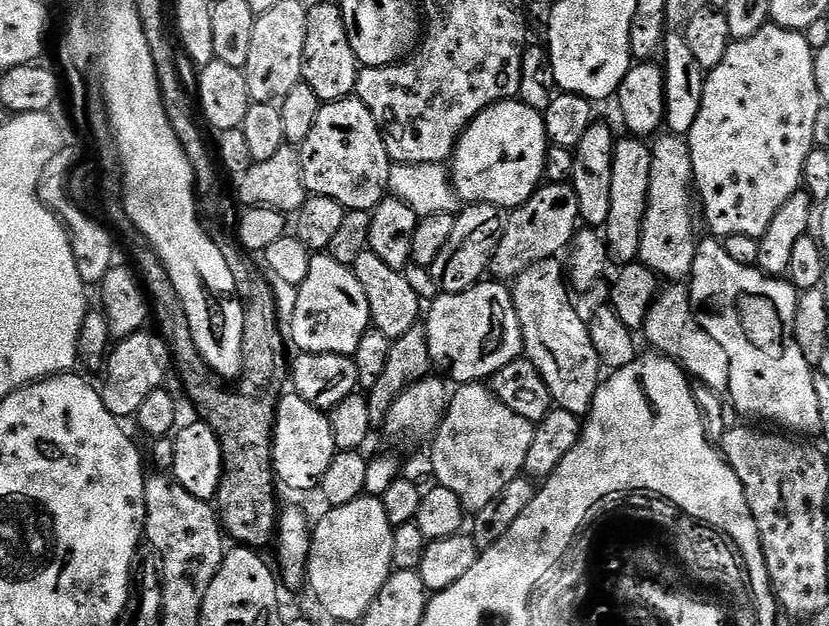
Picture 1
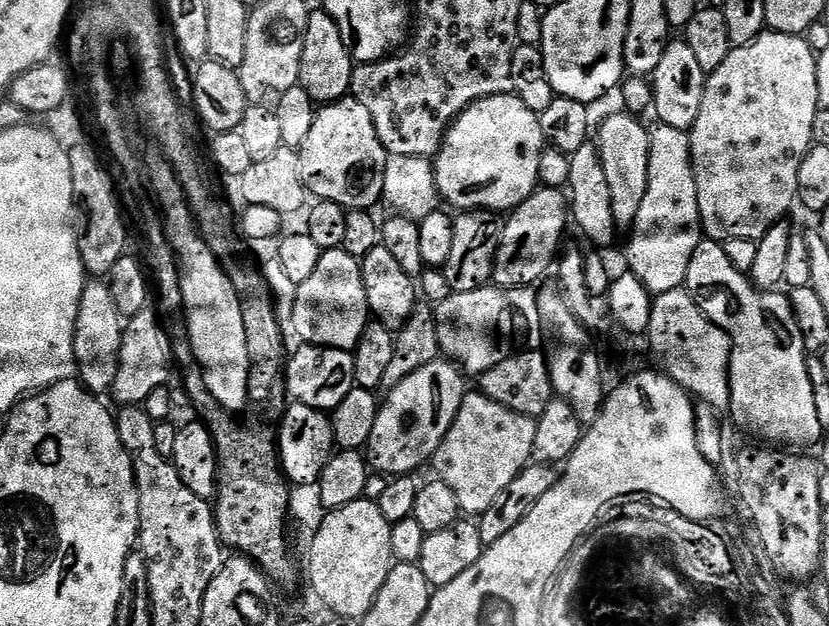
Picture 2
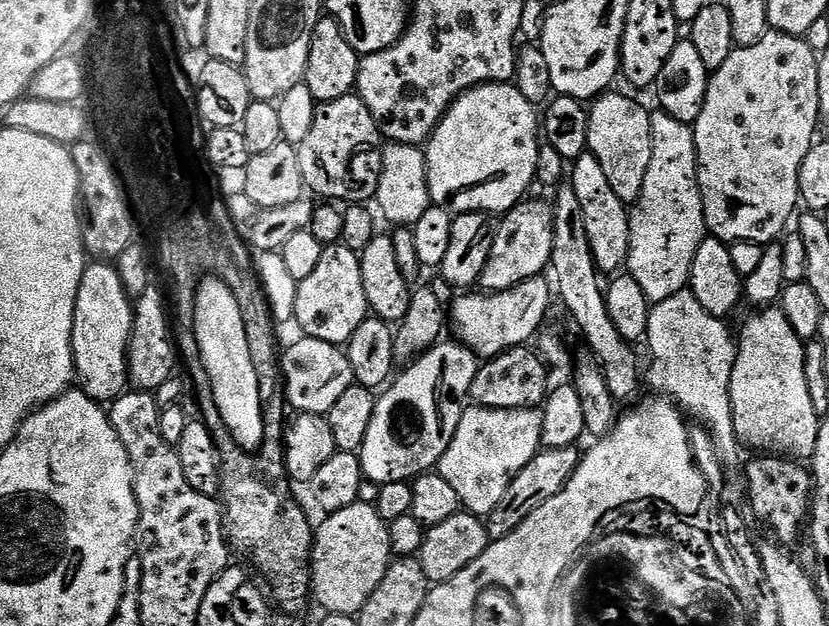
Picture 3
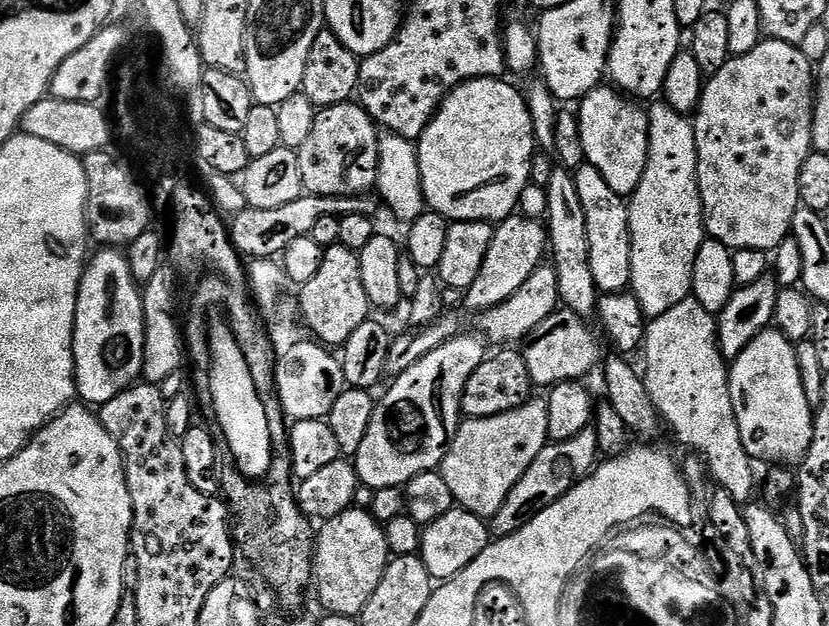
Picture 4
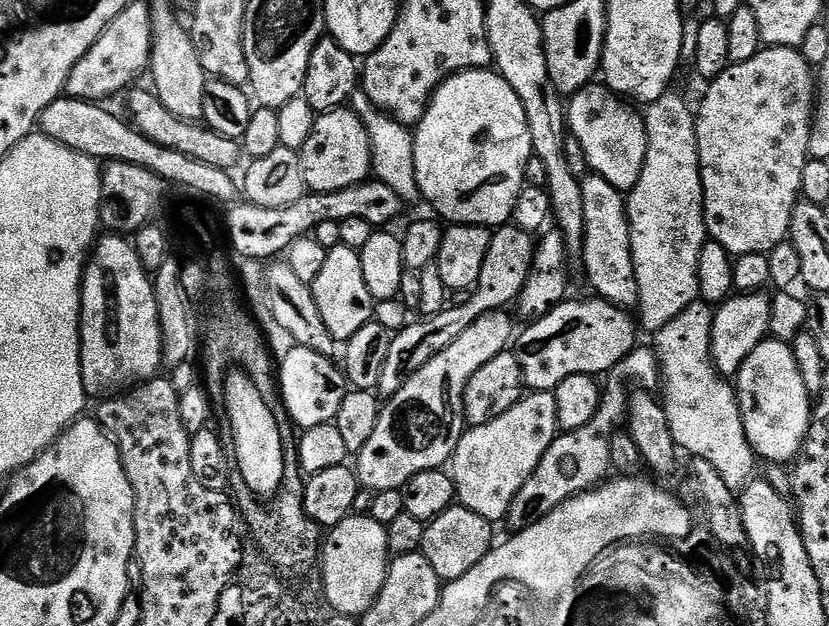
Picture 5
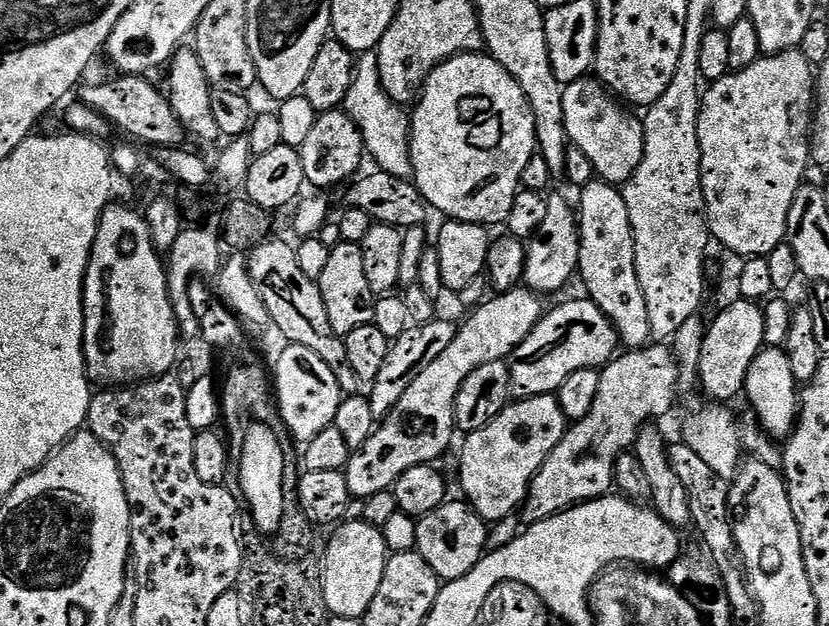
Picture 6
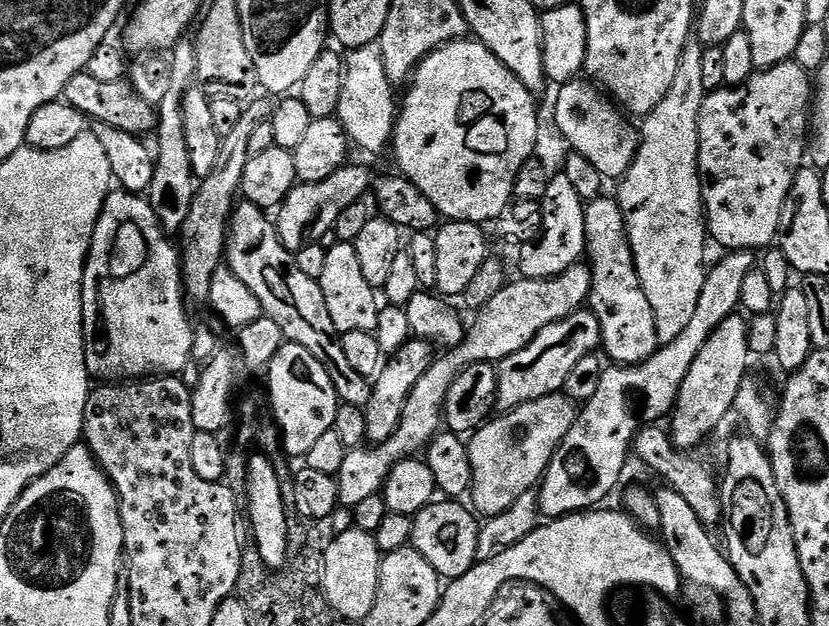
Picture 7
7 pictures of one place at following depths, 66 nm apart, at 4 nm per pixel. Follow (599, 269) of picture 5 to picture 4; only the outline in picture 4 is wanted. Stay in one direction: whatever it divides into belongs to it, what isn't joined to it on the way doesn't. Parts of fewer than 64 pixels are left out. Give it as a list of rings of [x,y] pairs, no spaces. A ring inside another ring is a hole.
[[[587,162],[575,169],[578,199],[582,201],[582,214],[586,214],[586,238],[590,238],[590,271],[594,273],[597,289],[604,294],[615,294],[625,291],[632,283],[632,243],[628,229],[628,206],[625,197],[614,194],[610,186],[606,186],[606,178],[598,174],[598,170]]]

